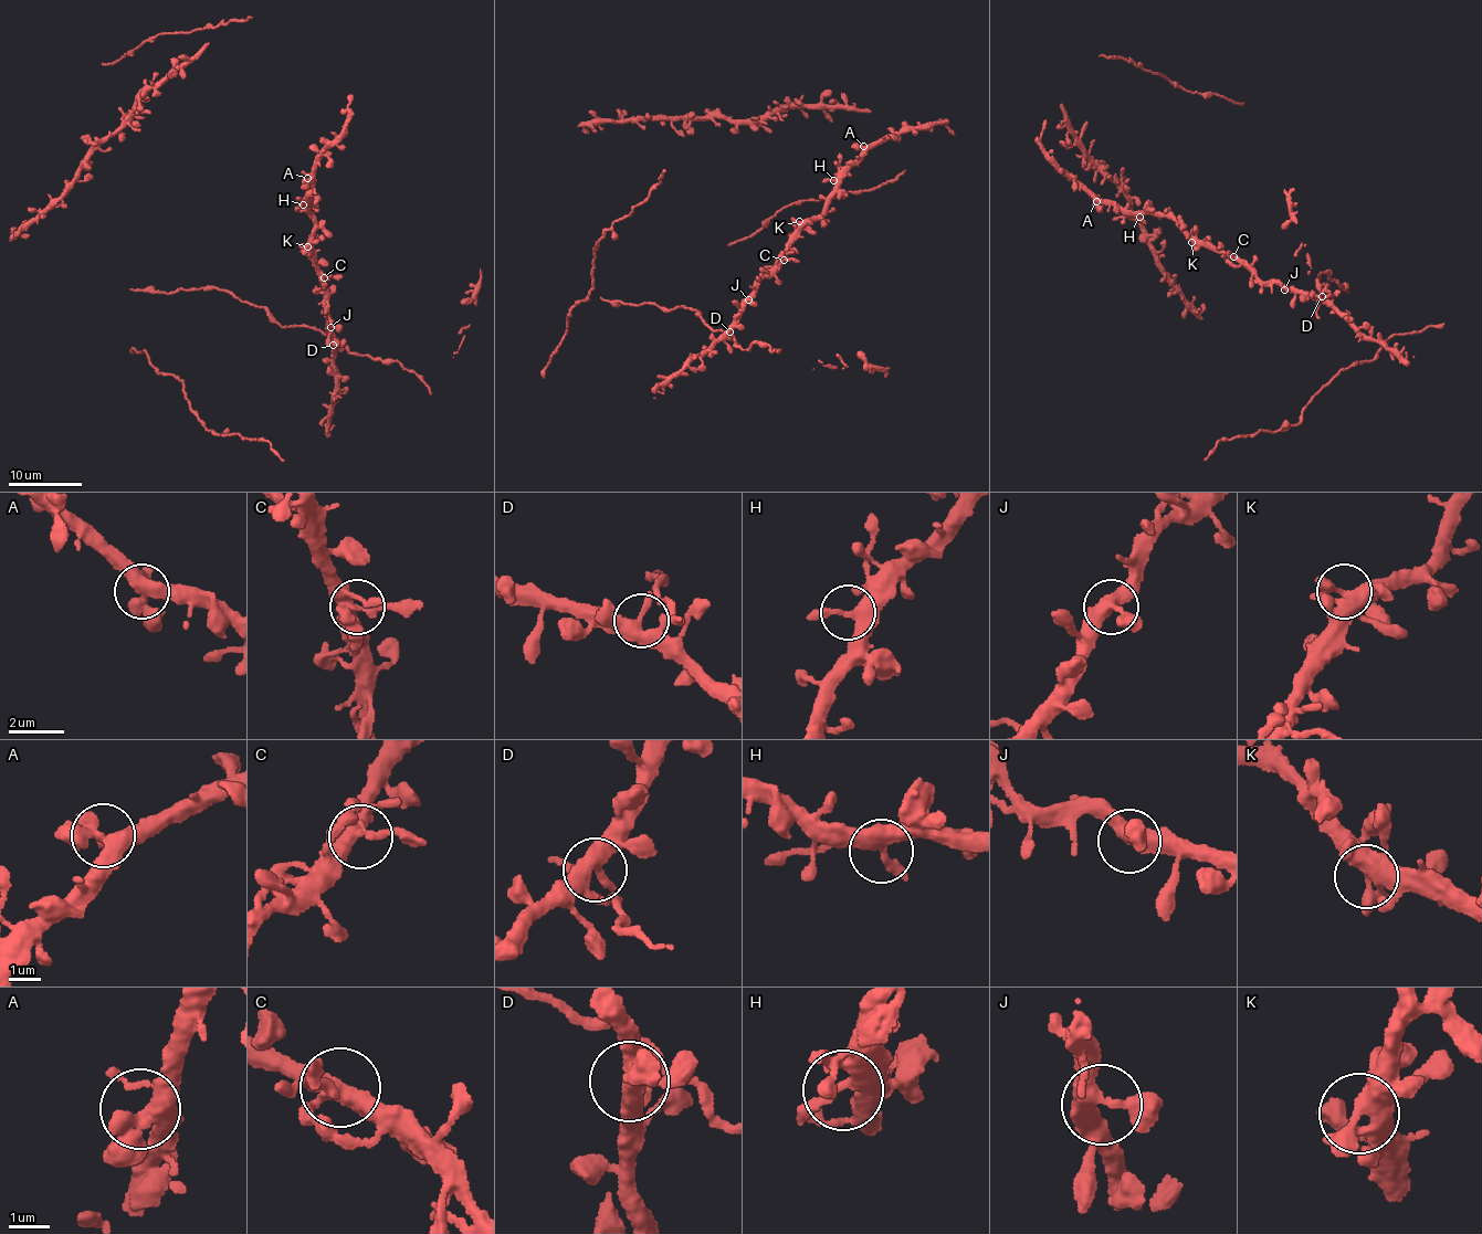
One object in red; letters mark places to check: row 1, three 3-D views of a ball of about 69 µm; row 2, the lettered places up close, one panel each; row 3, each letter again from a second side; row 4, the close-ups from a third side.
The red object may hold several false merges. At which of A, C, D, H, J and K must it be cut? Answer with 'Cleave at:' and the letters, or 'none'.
Cleave at: D

